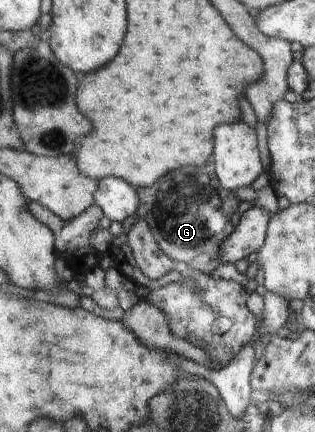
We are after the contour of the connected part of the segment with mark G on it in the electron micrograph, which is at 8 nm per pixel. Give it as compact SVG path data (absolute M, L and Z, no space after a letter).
M211 160L201 168L183 166L167 172L152 186L136 190L140 201L136 213L147 222L159 248L169 259L207 275L224 264L222 242L235 228L236 217L231 218L231 214L241 202L235 193L221 187Z

